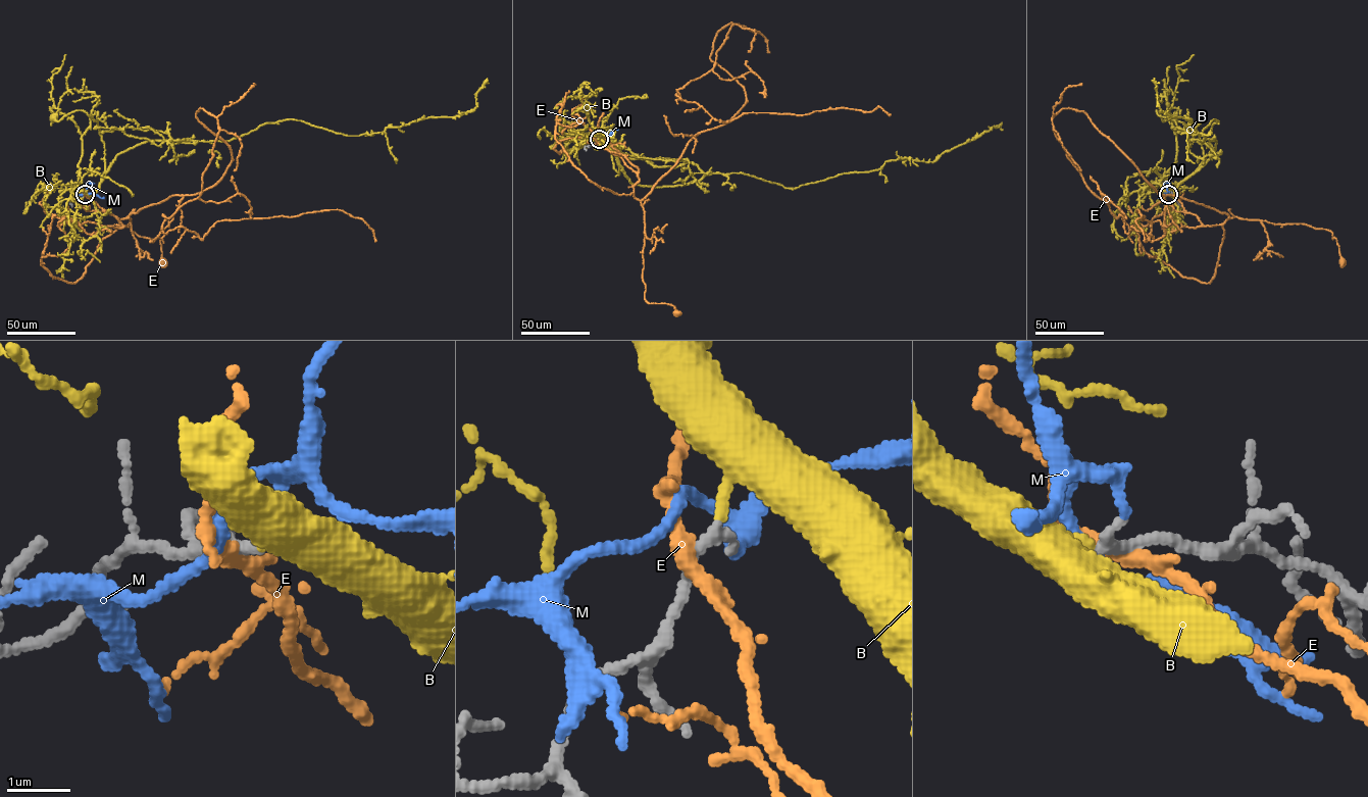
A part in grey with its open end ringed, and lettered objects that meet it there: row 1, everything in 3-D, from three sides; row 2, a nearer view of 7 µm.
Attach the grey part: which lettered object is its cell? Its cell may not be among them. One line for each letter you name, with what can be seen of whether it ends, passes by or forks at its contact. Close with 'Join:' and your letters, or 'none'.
B: It ends there
Join: B

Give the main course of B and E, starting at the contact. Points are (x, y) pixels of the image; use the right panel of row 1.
B: (1168, 193), (1174, 194), (1204, 158), (1199, 136), (1183, 122), (1159, 116), (1156, 110), (1163, 121), (1170, 117)
E: (1169, 193), (1203, 226), (1221, 225), (1236, 216), (1328, 230), (1335, 239), (1343, 262)

